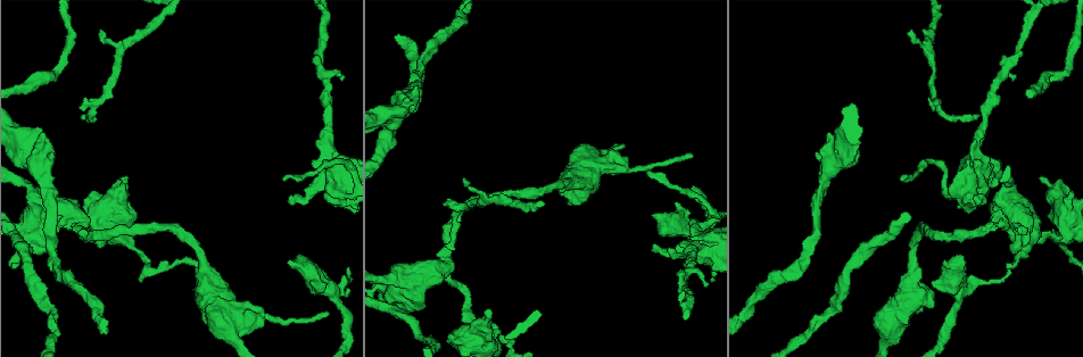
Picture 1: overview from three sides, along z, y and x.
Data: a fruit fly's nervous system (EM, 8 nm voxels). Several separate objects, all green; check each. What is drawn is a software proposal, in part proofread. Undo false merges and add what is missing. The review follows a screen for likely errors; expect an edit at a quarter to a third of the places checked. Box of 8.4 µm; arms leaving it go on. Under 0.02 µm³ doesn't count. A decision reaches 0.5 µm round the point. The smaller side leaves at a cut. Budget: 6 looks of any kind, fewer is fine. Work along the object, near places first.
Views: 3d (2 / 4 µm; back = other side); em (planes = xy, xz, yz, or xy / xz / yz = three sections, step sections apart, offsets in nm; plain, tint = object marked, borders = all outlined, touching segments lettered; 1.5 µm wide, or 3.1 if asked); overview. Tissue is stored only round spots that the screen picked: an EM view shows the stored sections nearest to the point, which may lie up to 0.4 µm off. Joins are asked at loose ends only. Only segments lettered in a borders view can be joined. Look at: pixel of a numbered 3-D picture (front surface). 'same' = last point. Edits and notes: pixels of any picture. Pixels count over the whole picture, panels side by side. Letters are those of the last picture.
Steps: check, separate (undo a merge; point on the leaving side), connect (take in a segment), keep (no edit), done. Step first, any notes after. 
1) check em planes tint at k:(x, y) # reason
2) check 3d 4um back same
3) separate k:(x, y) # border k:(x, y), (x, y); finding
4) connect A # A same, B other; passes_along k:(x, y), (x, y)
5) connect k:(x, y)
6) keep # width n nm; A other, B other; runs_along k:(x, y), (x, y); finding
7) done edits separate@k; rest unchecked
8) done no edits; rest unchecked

check em xy step 4 borders at 1:(466, 180) # branch stops here

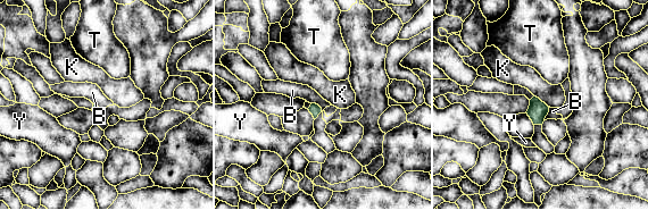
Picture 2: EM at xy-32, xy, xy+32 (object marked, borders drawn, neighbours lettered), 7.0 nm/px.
keep # longest_contact K 130 nm; B other, K other, T other, Y other; none of them fits

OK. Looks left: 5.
check 3d 4um at 1:(1037, 177) # free end

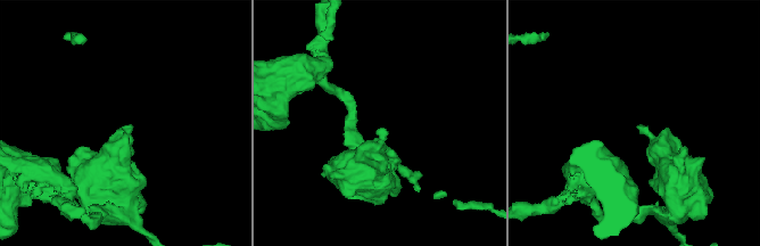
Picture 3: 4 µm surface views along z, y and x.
check em xy step 8 borders at 3:(381, 128)

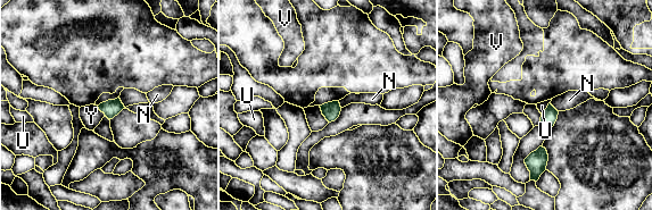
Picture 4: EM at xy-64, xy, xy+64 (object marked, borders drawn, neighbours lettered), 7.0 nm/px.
check em planes borders same # cut it another way

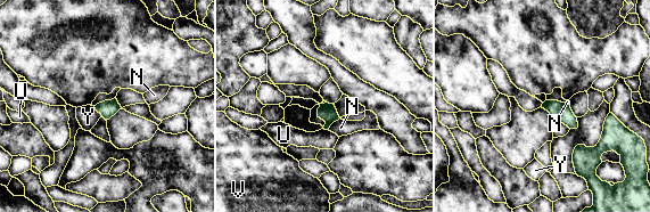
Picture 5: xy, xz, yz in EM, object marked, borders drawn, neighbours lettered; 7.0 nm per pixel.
keep # N other, U other, V other, Y other; no lettered segment goes on from it

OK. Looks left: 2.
check 3d 4um back at 1:(571, 180) # sudden change in width

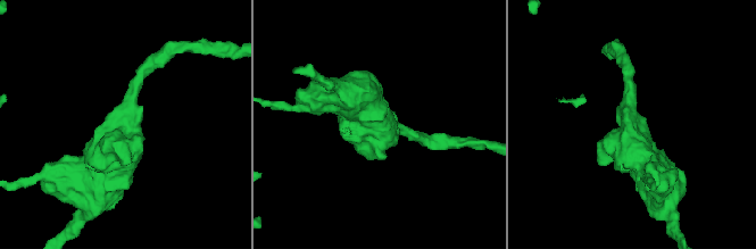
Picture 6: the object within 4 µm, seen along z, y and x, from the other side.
check em xy step 8 borders at 6:(130, 120) # arm_widths 180, 600 nm; now the EM

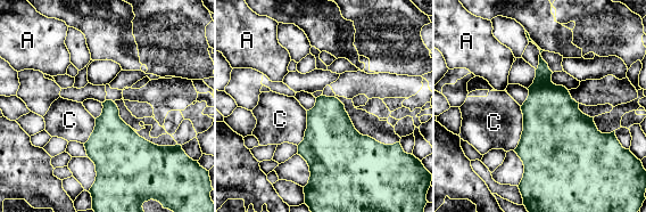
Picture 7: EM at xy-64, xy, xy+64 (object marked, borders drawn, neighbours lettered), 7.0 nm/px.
keep # width 300 nm; A other, C other; all the same cell

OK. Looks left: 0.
done no edits; rest unchecked

